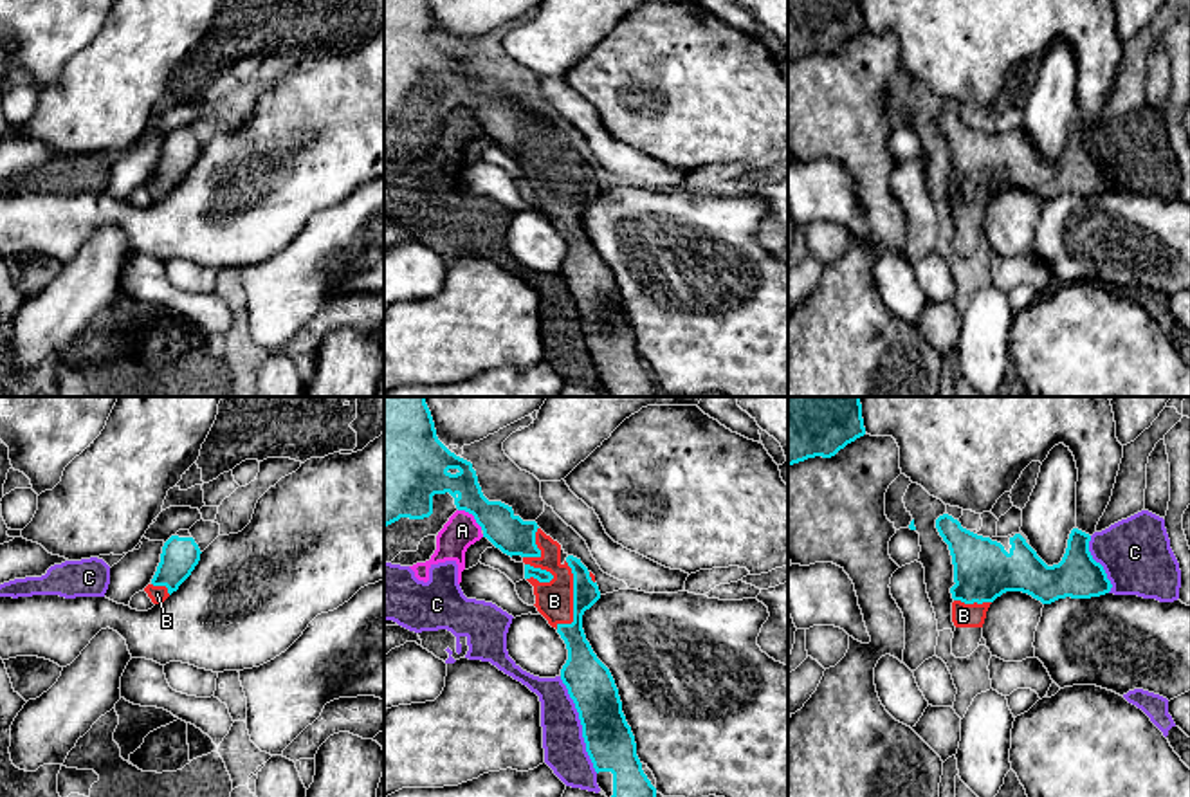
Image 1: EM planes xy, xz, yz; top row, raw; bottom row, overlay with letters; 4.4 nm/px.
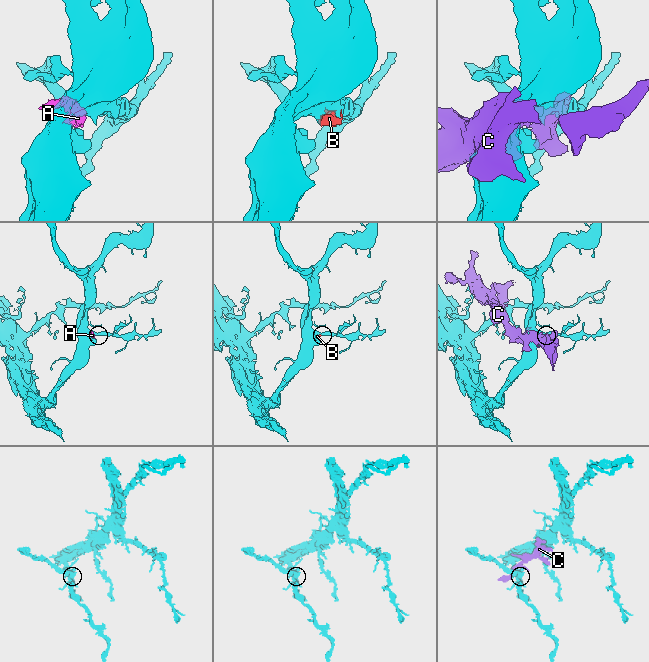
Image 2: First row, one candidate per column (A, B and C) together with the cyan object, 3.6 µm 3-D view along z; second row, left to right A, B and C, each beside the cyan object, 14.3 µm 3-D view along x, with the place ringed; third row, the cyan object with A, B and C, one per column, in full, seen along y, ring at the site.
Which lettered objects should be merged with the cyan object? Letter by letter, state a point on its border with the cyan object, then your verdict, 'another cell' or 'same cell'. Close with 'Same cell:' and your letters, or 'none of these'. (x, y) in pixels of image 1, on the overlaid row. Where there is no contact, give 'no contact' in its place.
A: xz (473, 514) | another cell
B: xz (574, 599) | same cell
C: xz (581, 723) | another cell
Same cell: B

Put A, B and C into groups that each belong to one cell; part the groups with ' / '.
A C / B

